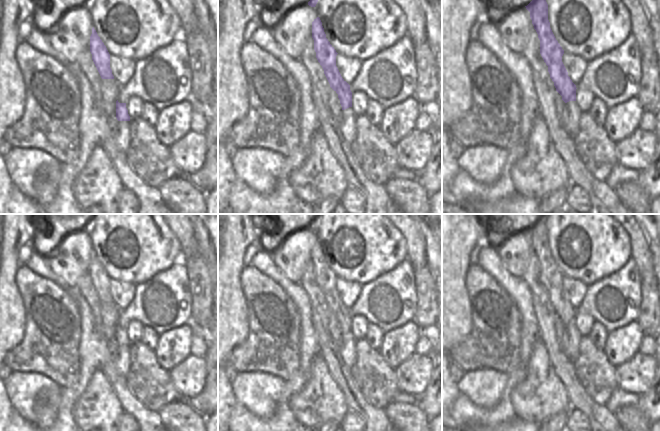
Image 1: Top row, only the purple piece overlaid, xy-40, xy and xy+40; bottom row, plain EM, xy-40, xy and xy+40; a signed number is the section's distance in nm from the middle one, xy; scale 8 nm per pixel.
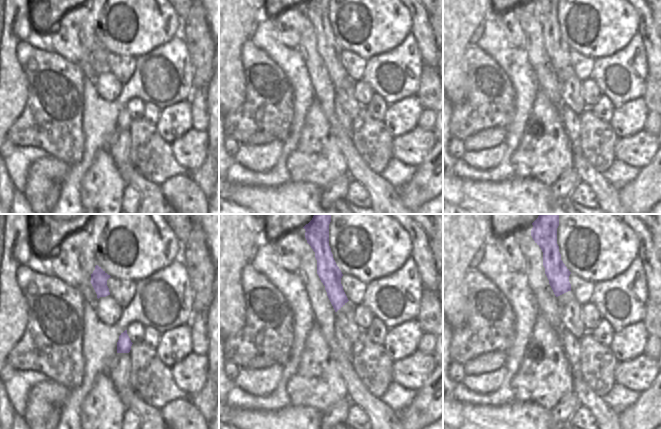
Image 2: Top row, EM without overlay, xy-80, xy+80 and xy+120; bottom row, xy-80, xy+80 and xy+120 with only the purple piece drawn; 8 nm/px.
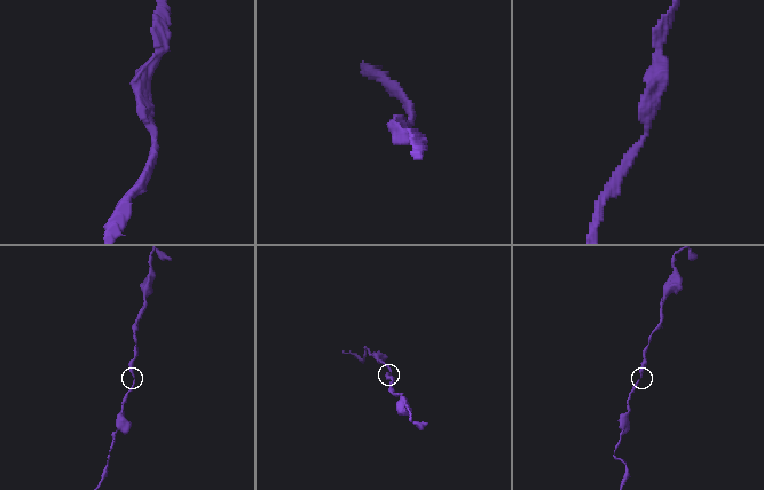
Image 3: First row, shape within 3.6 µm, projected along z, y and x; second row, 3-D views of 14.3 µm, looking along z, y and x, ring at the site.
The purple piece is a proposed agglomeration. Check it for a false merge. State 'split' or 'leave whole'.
leave whole

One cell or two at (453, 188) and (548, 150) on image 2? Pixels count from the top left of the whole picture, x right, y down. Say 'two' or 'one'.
two

